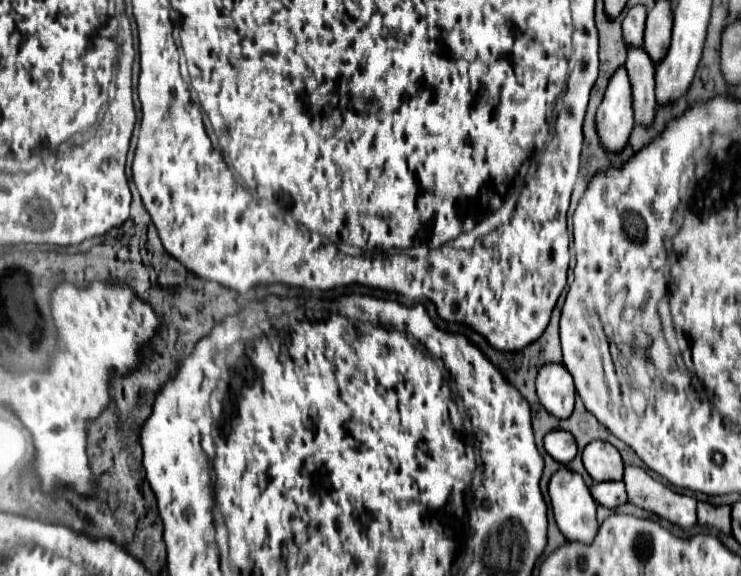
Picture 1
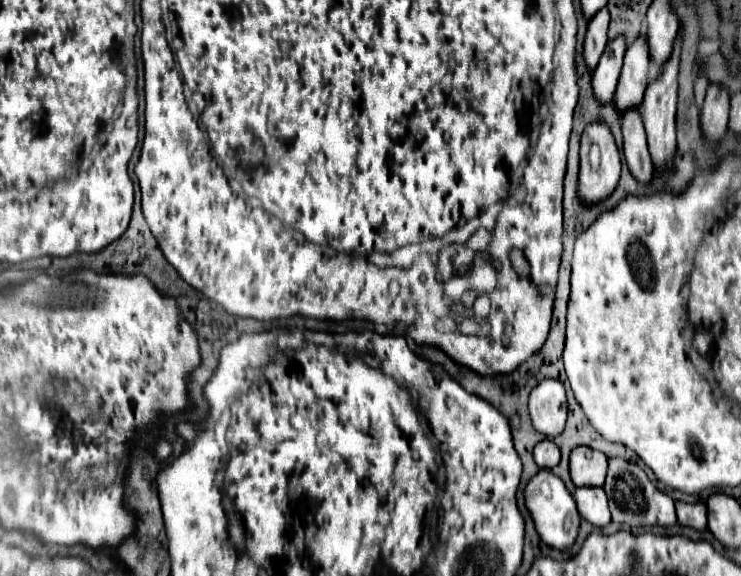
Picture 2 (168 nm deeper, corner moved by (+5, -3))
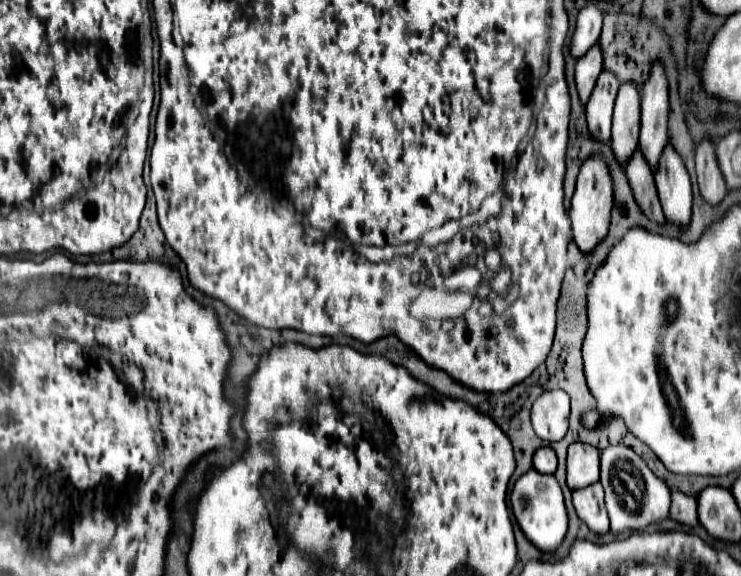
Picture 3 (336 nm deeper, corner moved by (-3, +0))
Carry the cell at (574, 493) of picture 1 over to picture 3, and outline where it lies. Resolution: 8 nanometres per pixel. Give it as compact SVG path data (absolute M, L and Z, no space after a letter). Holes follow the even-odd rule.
M528 470L524 476L518 478L512 490L512 510L514 516L528 536L528 540L538 546L542 552L554 552L560 548L562 540L566 538L568 532L568 512L564 504L564 494L562 488L552 474L540 474L536 470Z

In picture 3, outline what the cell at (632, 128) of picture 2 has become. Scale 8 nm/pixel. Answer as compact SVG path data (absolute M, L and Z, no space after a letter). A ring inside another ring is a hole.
M640 148L634 150L634 154L628 158L626 164L626 174L630 180L630 188L636 196L636 202L644 210L644 214L660 224L664 224L664 212L658 200L656 184L654 184L654 174L648 164L648 160L642 156Z

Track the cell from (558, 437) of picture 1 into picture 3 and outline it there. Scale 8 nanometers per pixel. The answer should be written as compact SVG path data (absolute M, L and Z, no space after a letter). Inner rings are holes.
M542 446L542 448L536 450L536 454L534 454L534 468L536 468L538 472L554 474L554 472L556 472L556 466L558 466L556 452L554 452L550 446Z

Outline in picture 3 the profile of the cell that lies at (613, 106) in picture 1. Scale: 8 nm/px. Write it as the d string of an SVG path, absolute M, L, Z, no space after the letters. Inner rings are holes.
M594 154L580 168L576 192L572 196L572 208L570 208L572 236L582 252L590 252L606 236L612 206L614 206L614 184L612 184L612 174L610 174L608 162L604 160L602 154Z

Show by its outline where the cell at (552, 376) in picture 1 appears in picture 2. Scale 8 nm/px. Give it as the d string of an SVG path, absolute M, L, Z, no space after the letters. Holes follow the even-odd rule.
M544 379L540 385L536 385L530 393L528 411L532 425L538 433L546 437L556 437L564 431L568 403L566 403L566 391L560 381Z

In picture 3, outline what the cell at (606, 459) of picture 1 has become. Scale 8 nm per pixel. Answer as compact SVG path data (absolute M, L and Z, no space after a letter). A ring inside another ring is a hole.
M574 442L568 448L568 486L586 488L600 480L600 450L590 444Z

